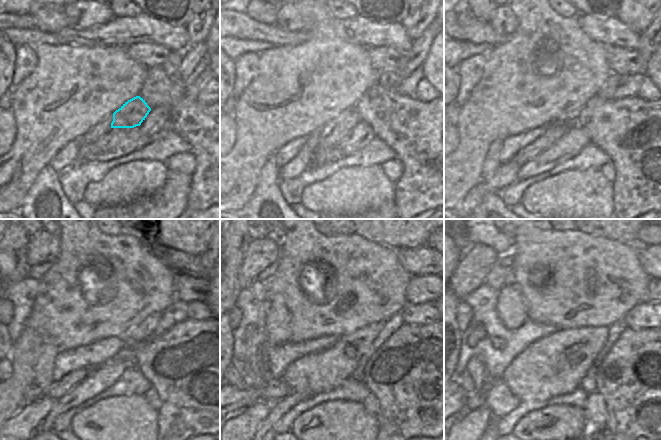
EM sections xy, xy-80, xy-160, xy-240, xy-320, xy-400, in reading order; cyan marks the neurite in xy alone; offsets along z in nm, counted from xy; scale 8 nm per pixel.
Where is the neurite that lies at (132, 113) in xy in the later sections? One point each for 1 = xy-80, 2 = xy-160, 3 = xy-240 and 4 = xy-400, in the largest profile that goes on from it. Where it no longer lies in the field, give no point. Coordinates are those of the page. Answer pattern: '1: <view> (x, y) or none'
1: xy-80 (332, 133)
2: xy-160 (554, 131)
3: xy-240 (57, 390)
4: xy-400 (464, 395)

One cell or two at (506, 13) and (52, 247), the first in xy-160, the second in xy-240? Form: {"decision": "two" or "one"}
{"decision": "one"}

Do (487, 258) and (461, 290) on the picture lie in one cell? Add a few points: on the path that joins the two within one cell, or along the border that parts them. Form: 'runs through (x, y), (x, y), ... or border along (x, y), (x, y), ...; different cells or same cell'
runs through (479, 266), (463, 282); same cell

